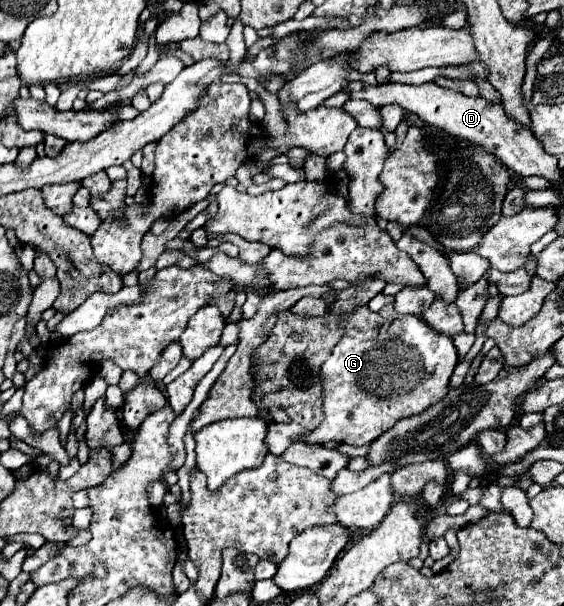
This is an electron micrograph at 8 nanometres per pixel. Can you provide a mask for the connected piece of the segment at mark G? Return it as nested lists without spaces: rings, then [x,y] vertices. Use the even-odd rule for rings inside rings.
[[[384,305],[382,307],[382,317],[388,321],[398,321],[400,323],[400,335],[390,337],[392,341],[354,341],[350,337],[344,337],[336,349],[332,351],[330,359],[322,365],[320,369],[320,379],[322,379],[323,389],[323,409],[325,416],[324,421],[320,423],[318,429],[312,433],[297,423],[272,423],[266,435],[266,447],[272,455],[282,455],[284,449],[294,443],[293,437],[299,436],[307,444],[323,444],[328,441],[338,441],[338,443],[348,443],[348,445],[368,445],[376,437],[380,437],[386,429],[390,429],[396,421],[404,417],[412,417],[428,409],[430,405],[438,403],[446,393],[448,393],[448,383],[452,377],[452,371],[458,363],[456,347],[452,343],[450,335],[436,333],[422,317],[416,315],[400,315],[394,311],[394,305]]]

